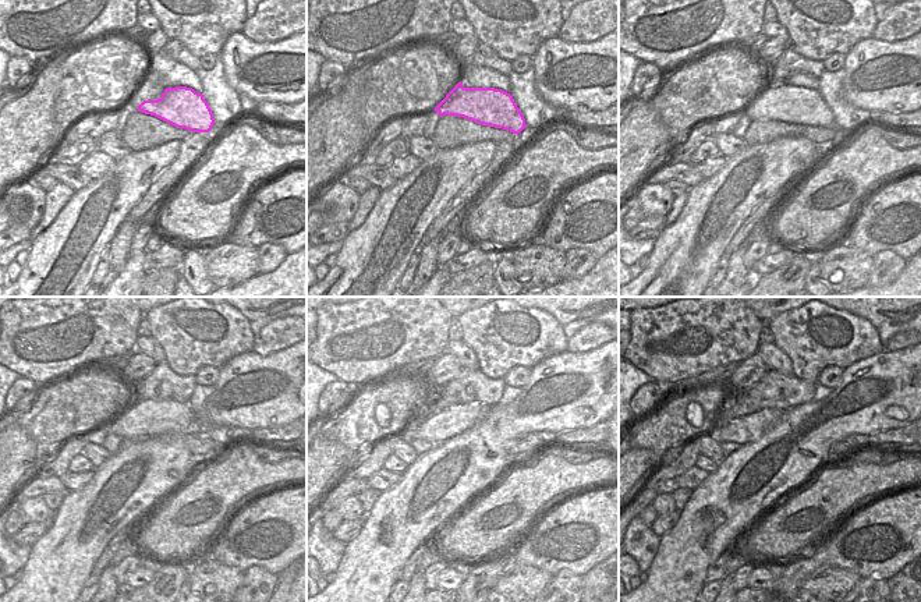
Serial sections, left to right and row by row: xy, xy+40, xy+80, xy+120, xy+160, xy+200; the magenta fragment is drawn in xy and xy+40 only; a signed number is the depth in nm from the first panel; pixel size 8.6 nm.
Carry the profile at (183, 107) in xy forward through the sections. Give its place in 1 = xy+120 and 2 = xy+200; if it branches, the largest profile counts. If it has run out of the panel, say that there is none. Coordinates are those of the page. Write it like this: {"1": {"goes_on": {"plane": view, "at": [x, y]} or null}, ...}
{"1": {"goes_on": {"plane": "xy+120", "at": [149, 417]}}, "2": {"goes_on": {"plane": "xy+200", "at": [744, 429]}}}

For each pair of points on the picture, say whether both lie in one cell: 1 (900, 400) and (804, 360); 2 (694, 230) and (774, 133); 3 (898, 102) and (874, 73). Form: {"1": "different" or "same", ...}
{"1": "different", "2": "different", "3": "same"}

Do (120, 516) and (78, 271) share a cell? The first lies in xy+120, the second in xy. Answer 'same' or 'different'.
same

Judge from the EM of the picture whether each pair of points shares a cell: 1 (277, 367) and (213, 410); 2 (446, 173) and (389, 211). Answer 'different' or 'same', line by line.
1: same
2: same

